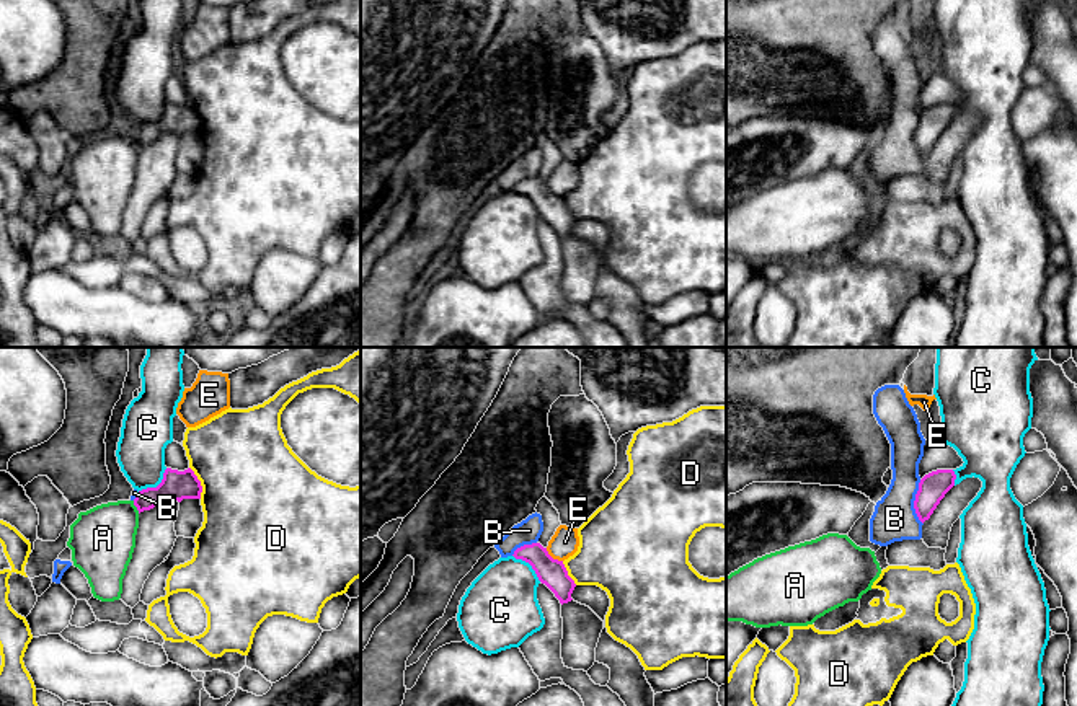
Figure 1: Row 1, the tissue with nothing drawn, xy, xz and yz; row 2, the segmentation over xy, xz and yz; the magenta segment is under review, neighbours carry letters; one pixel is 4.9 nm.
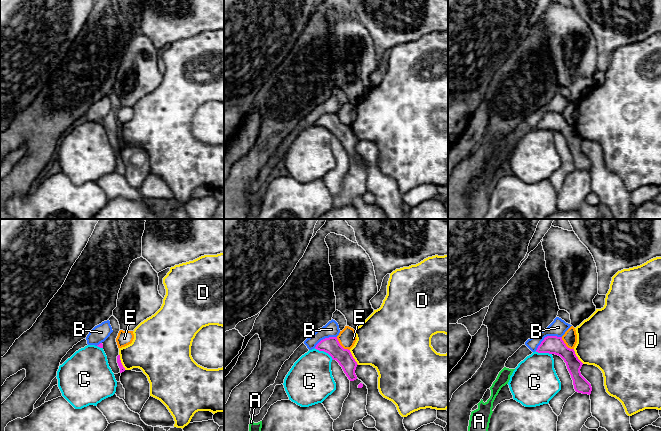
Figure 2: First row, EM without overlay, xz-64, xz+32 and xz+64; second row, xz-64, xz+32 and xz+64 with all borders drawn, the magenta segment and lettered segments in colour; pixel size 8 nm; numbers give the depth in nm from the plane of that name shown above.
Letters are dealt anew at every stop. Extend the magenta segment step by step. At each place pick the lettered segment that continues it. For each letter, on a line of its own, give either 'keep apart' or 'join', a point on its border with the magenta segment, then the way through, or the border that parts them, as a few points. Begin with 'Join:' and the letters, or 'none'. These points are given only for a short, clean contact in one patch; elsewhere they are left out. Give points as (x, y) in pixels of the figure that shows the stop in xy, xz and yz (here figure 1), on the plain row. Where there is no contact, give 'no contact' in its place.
Join: none
A: keep apart | xy (136, 141)
B: keep apart | yz (914, 137)
C: keep apart | xy (157, 121) | along xy (167, 103), (155, 121), (142, 123), (137, 127)
D: keep apart | xy (199, 118)
E: keep apart | xz (552, 193) | along xz (545, 183), (554, 193), (562, 196)

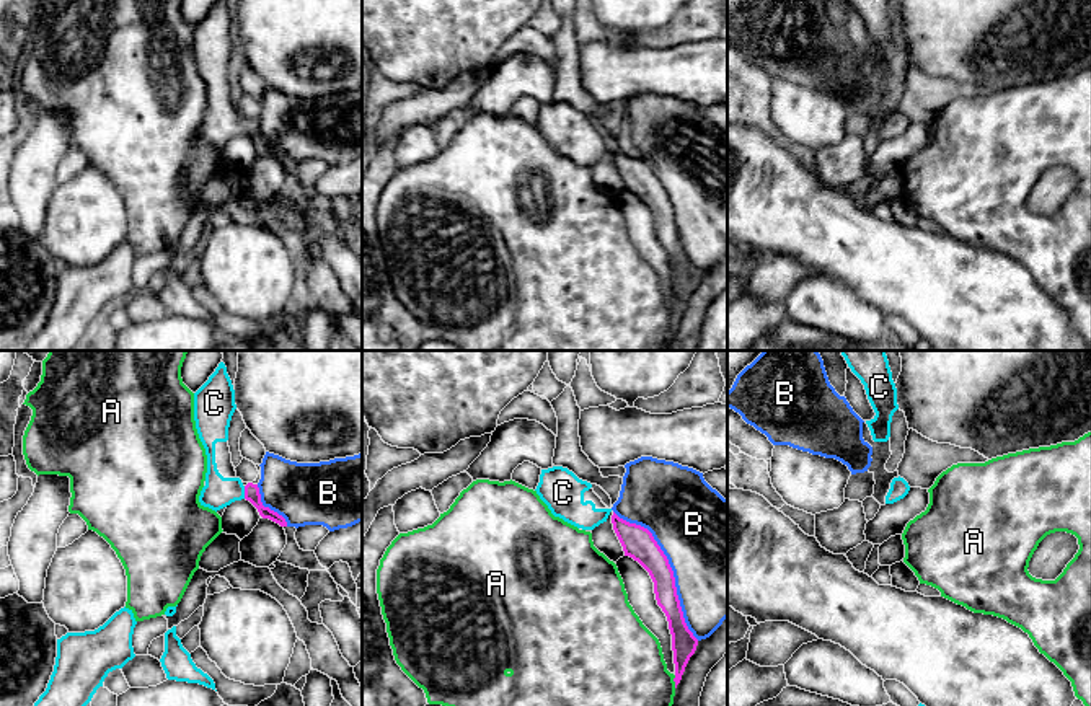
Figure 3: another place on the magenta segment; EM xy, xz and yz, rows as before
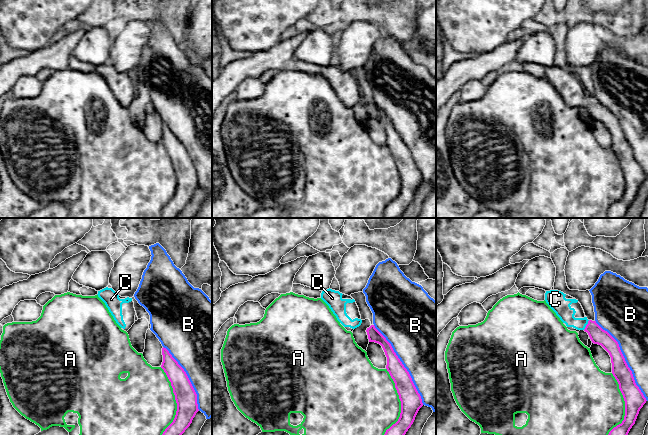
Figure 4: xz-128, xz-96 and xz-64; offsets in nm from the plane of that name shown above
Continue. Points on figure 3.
Join: C
A: keep apart | xz (674, 315)
B: keep apart | xz (671, 202)
C: join | xy (245, 127) | across xy (251, 126), (245, 127), (219, 126)

